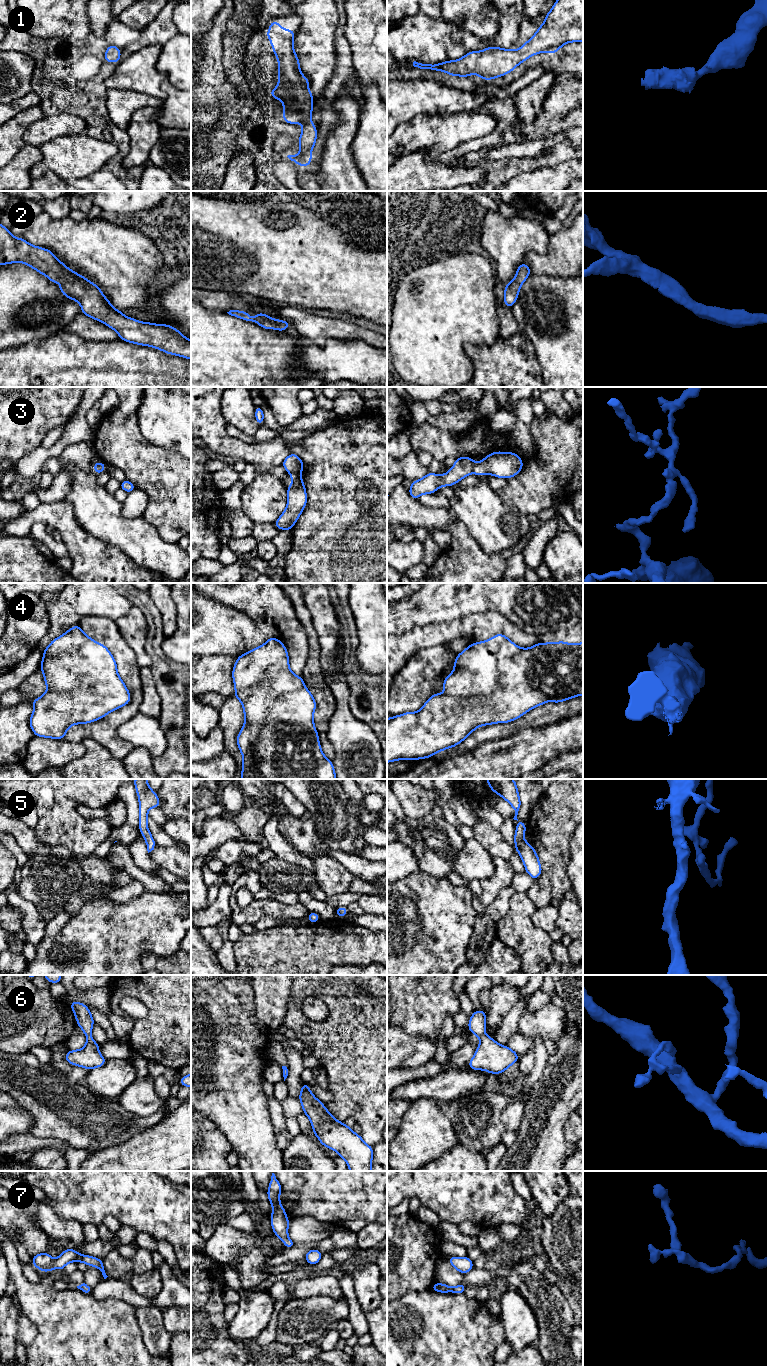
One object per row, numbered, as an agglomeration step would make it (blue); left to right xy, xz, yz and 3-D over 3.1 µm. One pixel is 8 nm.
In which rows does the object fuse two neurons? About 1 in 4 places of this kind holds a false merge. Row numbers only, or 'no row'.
3

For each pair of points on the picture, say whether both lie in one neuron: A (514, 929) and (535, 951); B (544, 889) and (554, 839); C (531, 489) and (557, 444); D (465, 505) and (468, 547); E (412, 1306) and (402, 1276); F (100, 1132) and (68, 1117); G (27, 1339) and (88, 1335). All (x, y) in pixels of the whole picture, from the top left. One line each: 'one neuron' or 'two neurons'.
A: one neuron
B: two neurons
C: one neuron
D: two neurons
E: two neurons
F: one neuron
G: two neurons

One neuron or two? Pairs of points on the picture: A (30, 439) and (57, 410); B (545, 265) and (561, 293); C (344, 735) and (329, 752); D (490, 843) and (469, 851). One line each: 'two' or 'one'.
A: one
B: two
C: two
D: two

